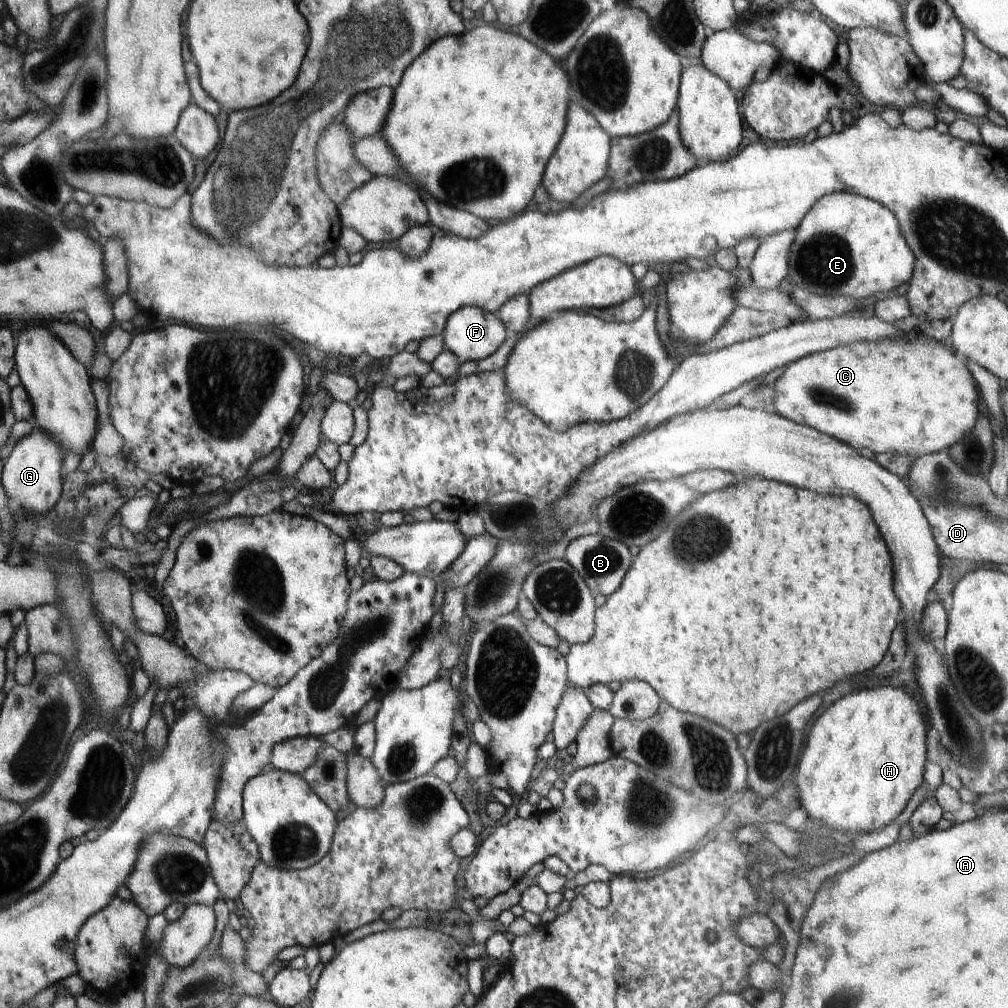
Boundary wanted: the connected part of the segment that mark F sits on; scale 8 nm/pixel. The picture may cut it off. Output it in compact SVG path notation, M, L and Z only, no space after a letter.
M465 306L458 309L447 318L447 324L441 334L444 348L453 352L459 363L476 361L488 358L494 354L498 347L506 340L507 331L505 323L497 314L480 310L478 307Z

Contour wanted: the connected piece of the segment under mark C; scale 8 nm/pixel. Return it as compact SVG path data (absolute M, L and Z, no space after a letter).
M918 330L910 331L903 339L884 339L883 341L854 341L850 344L841 344L834 348L812 353L800 360L790 363L782 372L782 375L772 386L775 388L774 405L777 413L792 422L812 427L826 433L830 437L836 437L854 449L866 448L874 454L890 453L908 455L912 459L929 455L940 451L947 451L953 444L961 441L972 433L982 416L983 398L980 388L973 374L969 371L967 361L957 354L953 354L945 348L940 341L929 336L924 336Z

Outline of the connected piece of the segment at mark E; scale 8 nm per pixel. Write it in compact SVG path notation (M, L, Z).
M842 191L825 195L812 206L797 226L796 241L793 242L788 262L788 277L796 286L823 297L850 297L859 301L876 292L890 292L908 282L912 278L916 258L902 232L900 220L888 207L874 199Z

